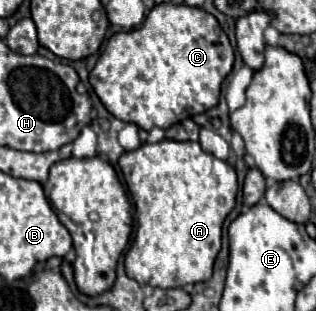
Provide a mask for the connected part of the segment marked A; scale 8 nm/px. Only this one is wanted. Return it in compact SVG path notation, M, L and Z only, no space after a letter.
M167 138L157 144L145 142L137 150L125 152L119 158L119 166L129 188L137 221L135 240L125 254L127 276L135 278L141 286L149 284L155 288L181 288L185 284L207 282L221 246L223 220L233 210L237 198L235 168L229 162L203 152L199 142L177 142Z

